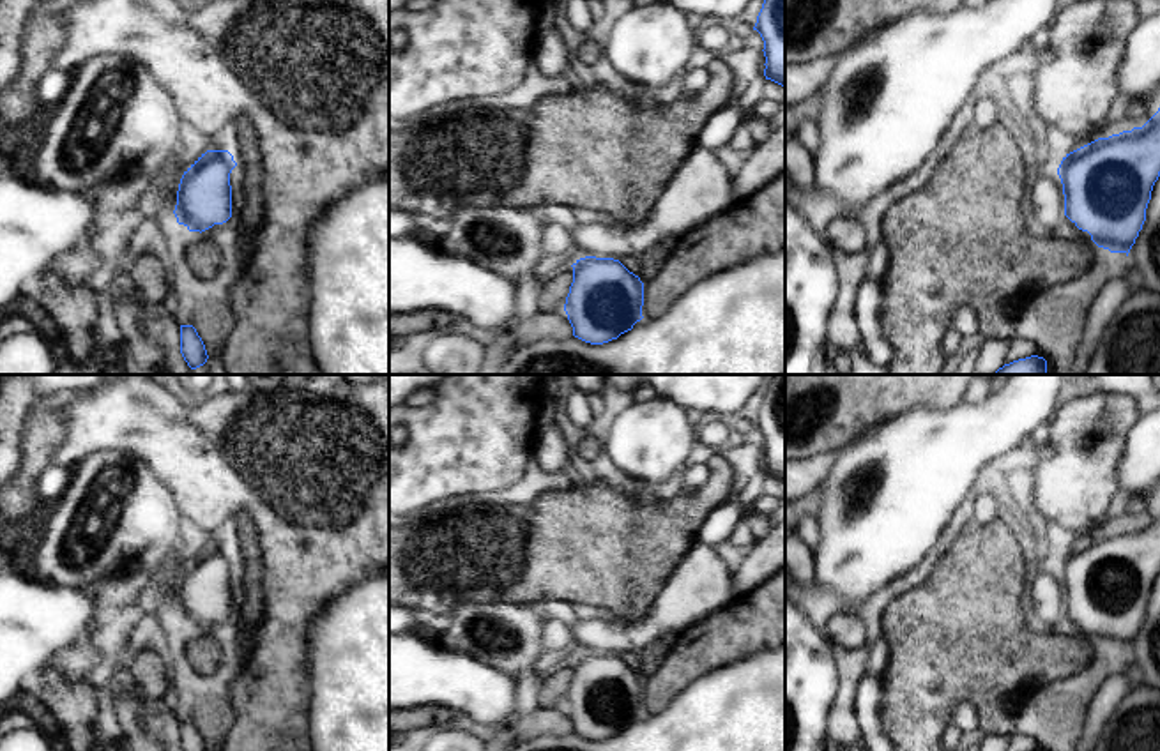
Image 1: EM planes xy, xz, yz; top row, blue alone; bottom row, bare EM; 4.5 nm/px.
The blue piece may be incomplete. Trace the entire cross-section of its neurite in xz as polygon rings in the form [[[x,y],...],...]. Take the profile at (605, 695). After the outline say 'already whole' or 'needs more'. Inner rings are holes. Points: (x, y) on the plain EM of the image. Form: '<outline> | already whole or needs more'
[[[585,652],[571,663],[573,679],[564,707],[575,733],[603,740],[644,714],[644,679],[619,656]]] | already whole

